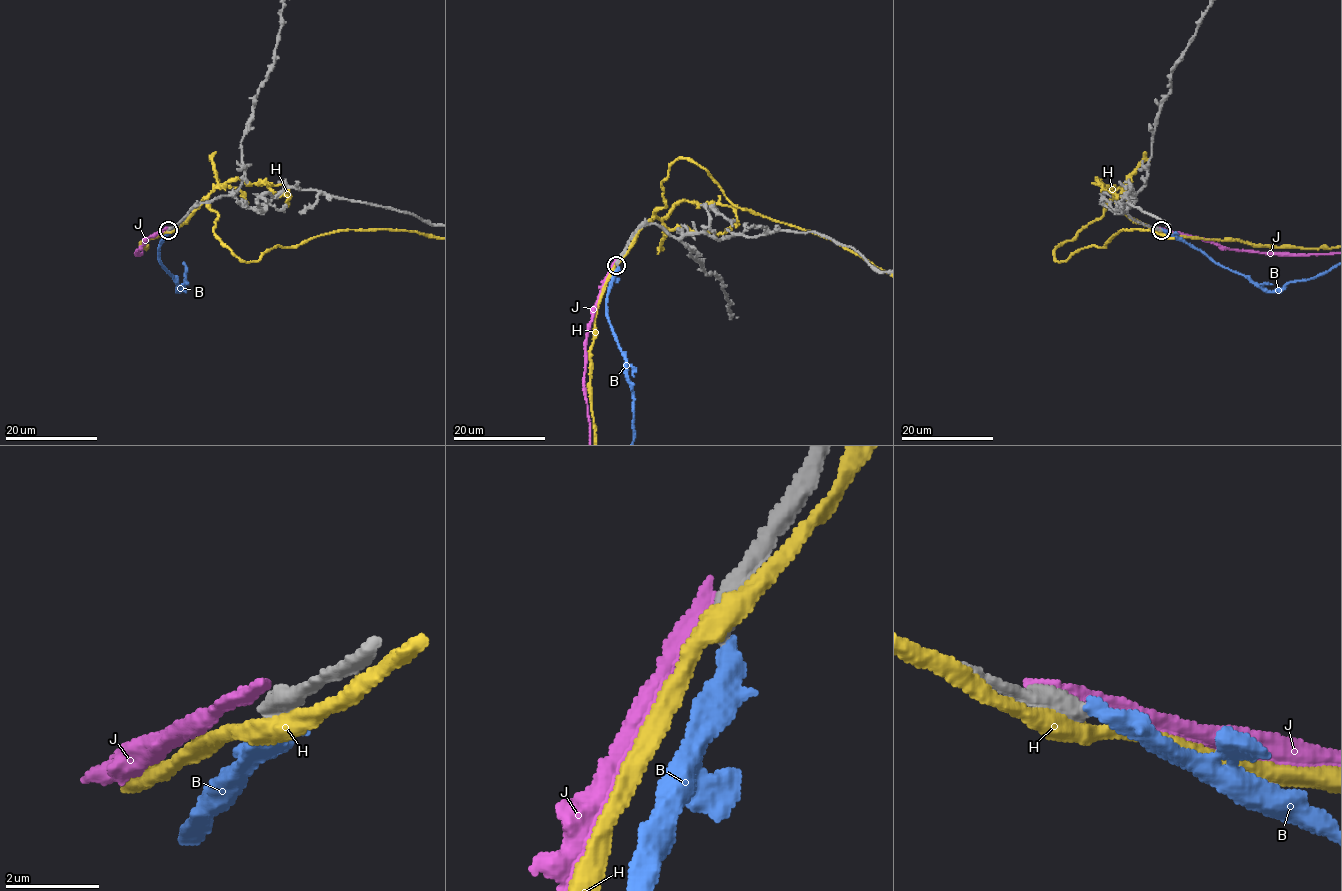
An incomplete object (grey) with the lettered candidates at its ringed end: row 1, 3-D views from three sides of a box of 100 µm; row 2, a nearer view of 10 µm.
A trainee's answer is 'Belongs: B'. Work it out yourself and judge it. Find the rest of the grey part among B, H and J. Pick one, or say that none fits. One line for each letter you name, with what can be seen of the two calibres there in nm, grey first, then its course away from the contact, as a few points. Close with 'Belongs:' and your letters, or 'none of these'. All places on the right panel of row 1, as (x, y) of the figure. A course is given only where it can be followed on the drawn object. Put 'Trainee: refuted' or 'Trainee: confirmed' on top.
Trainee: refuted
Belongs: none of these

